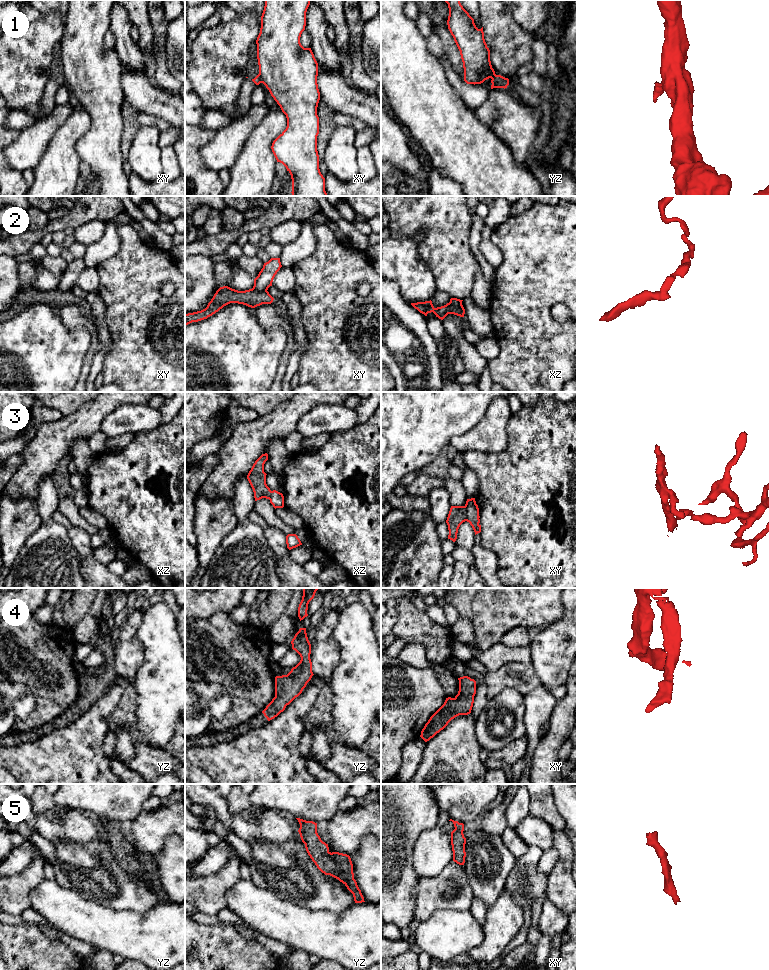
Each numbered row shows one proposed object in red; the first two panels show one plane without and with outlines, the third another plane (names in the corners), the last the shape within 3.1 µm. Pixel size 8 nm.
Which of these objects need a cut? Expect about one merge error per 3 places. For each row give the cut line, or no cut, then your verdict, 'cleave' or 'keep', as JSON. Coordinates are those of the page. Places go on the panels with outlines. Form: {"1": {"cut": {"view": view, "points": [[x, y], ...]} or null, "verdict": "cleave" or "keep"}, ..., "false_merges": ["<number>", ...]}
{"1": {"cut": {"view": "yz", "points": [[492, 68], [482, 76], [480, 82]]}, "verdict": "cleave"}, "2": {"cut": {"view": "xy", "points": [[253, 287], [258, 290], [266, 290]]}, "verdict": "cleave"}, "3": {"cut": {"view": "xy", "points": [[464, 506], [466, 520]]}, "verdict": "cleave"}, "4": {"cut": null, "verdict": "keep"}, "5": {"cut": null, "verdict": "keep"}, "false_merges": ["1", "2", "3"]}

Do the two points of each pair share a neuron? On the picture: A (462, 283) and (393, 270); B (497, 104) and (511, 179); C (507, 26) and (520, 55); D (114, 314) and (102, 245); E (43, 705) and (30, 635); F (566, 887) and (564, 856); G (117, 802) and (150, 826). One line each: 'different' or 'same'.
A: different
B: different
C: same
D: different
E: same
F: same
G: different

